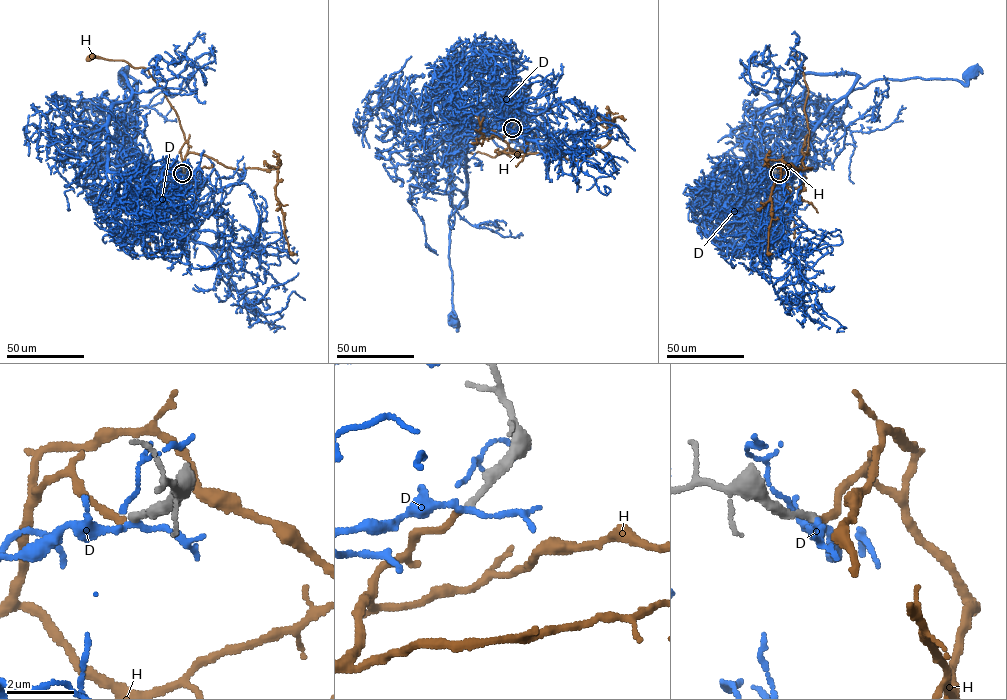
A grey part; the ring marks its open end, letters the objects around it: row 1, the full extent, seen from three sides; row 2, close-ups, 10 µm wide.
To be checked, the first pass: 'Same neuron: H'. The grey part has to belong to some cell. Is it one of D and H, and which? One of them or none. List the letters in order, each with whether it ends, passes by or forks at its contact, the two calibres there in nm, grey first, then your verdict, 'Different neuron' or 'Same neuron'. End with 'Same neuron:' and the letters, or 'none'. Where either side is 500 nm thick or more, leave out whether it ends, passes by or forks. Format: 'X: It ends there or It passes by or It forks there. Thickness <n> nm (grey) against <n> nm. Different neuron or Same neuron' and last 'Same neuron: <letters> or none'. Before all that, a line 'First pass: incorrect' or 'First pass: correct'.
First pass: correct
D: It forks there. Thickness 200 nm (grey) against 140 nm. Different neuron
H: It ends there. Thickness 200 nm (grey) against 220 nm. Same neuron
Same neuron: H

